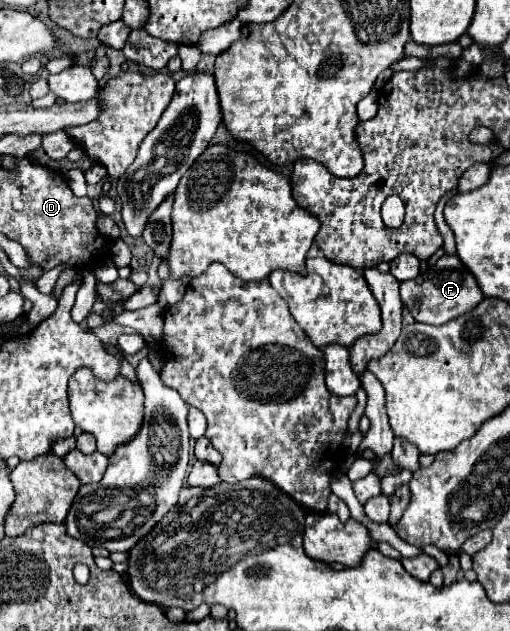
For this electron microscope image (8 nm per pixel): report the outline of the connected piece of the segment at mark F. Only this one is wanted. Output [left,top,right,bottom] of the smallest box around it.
[400,256,484,326]

